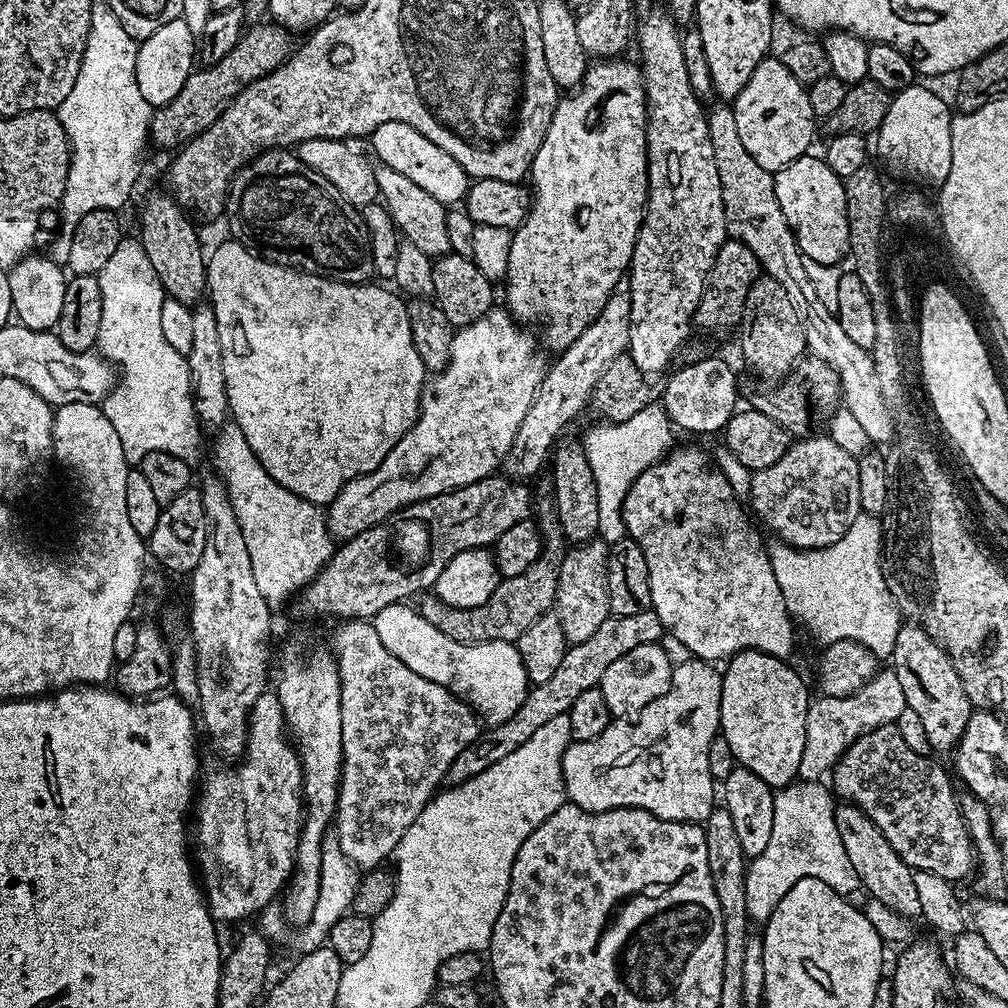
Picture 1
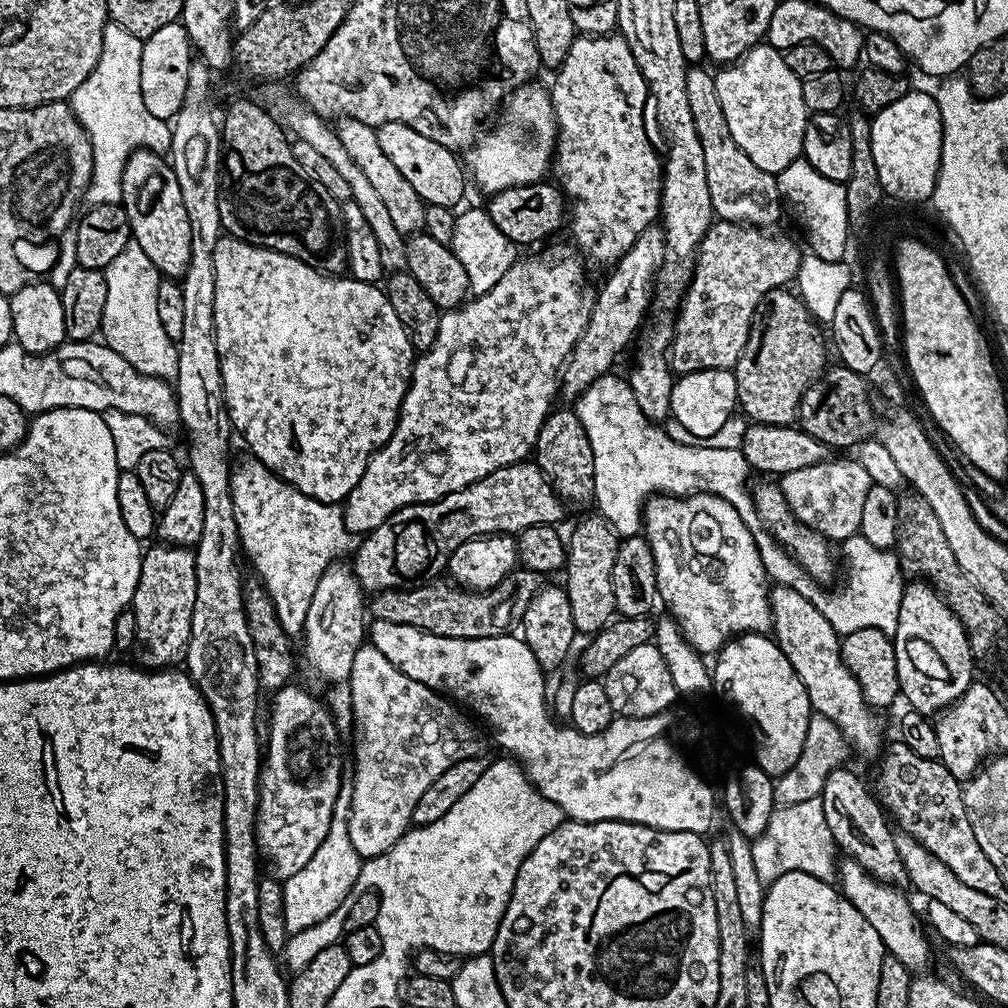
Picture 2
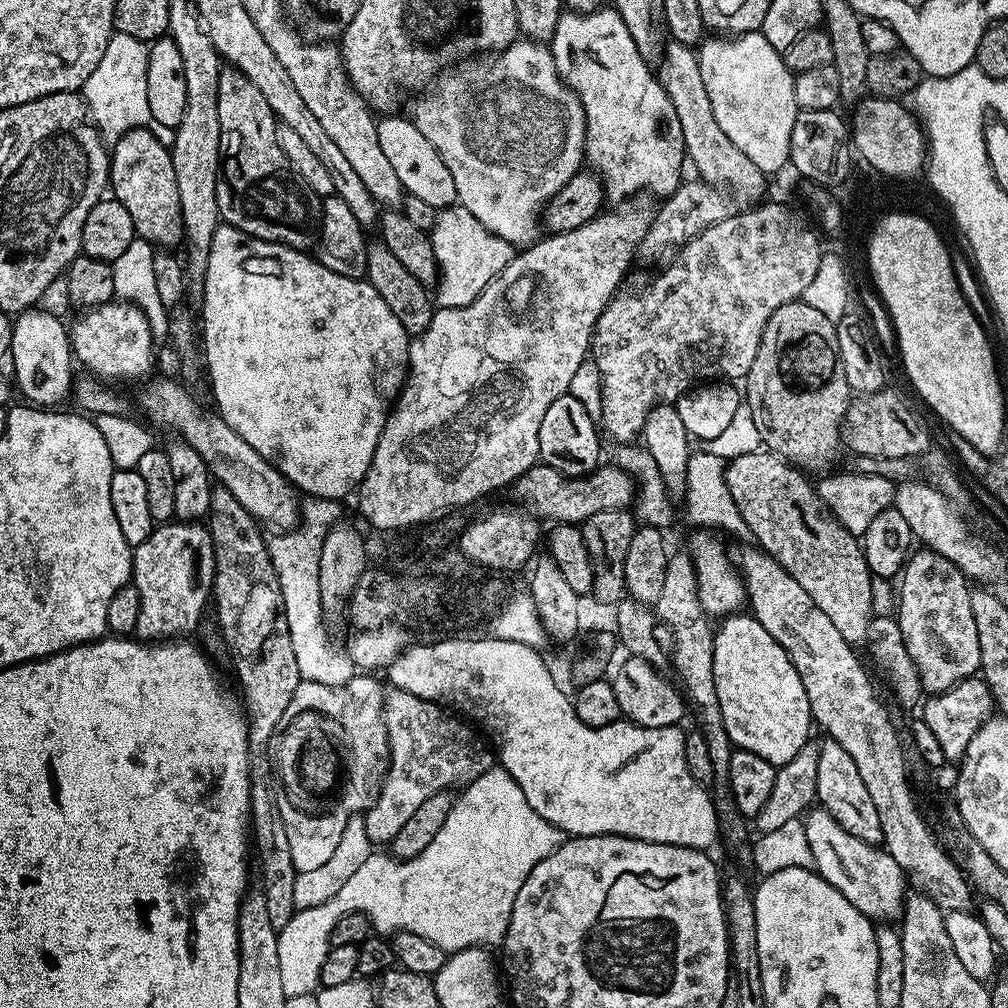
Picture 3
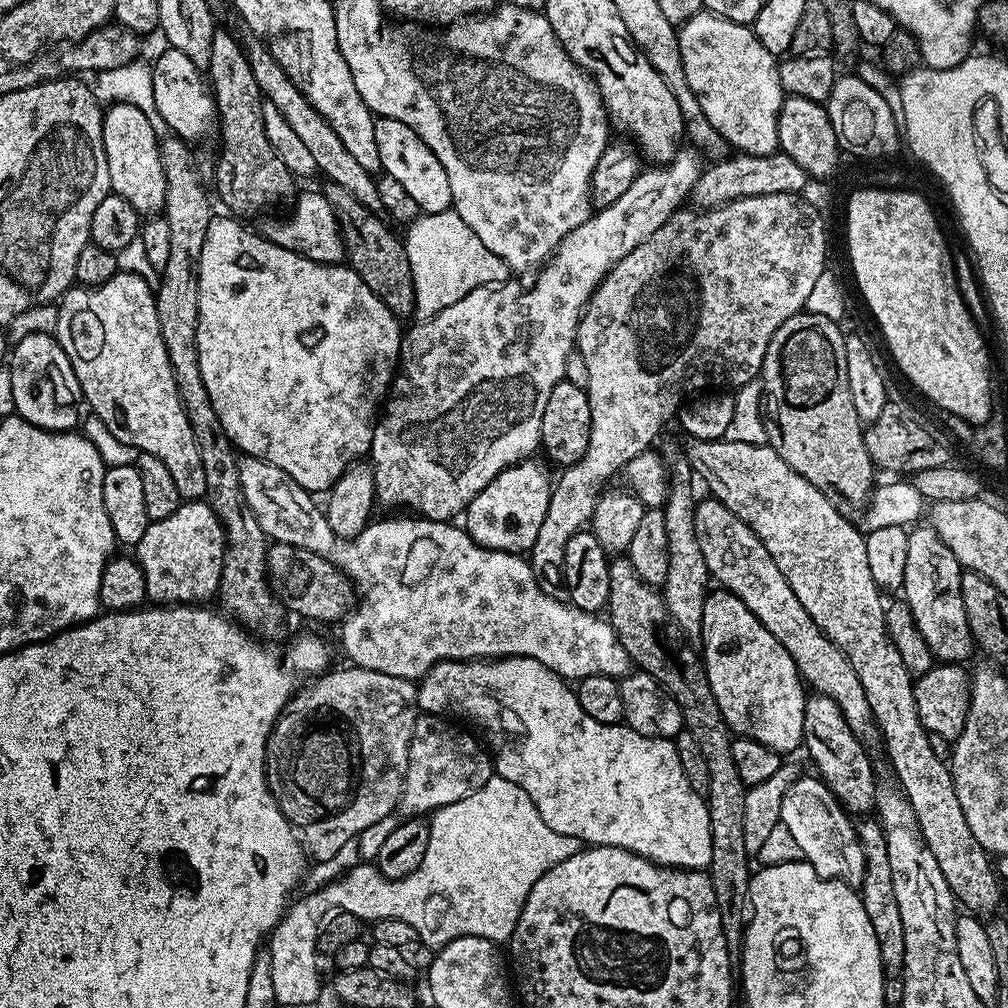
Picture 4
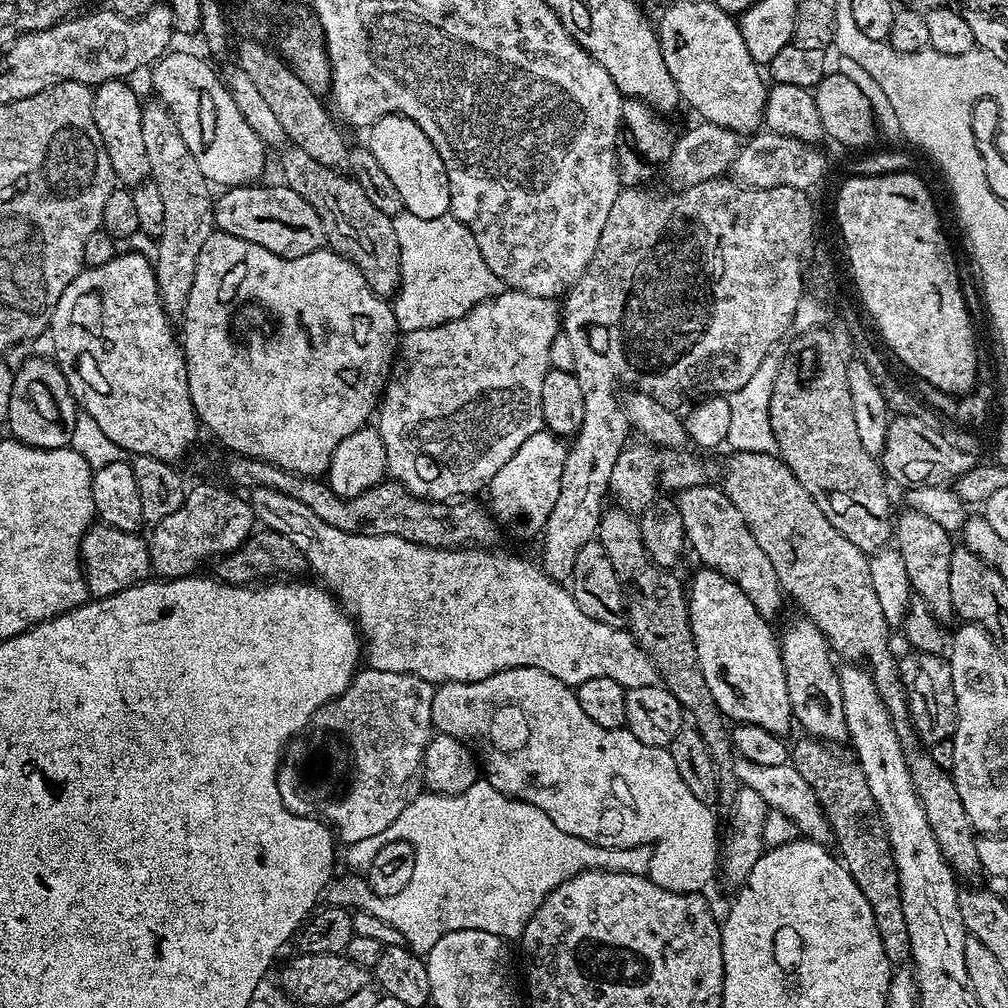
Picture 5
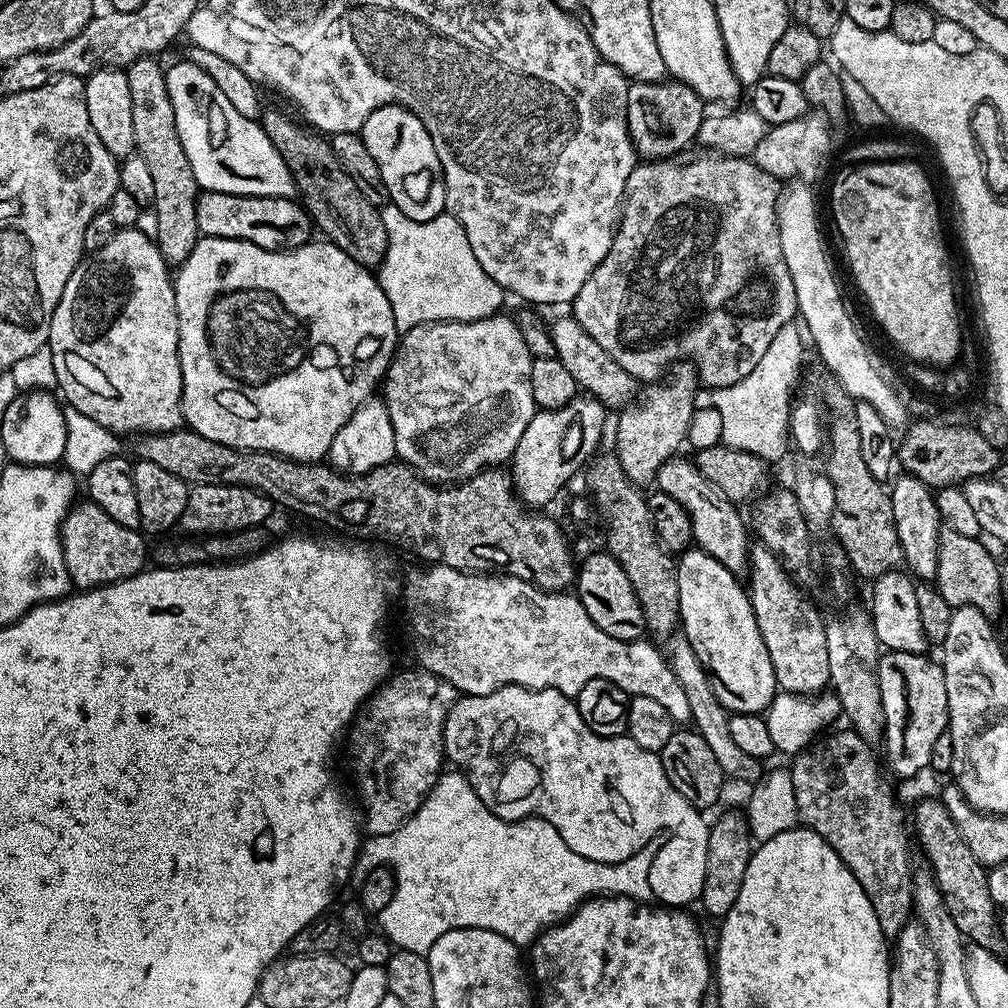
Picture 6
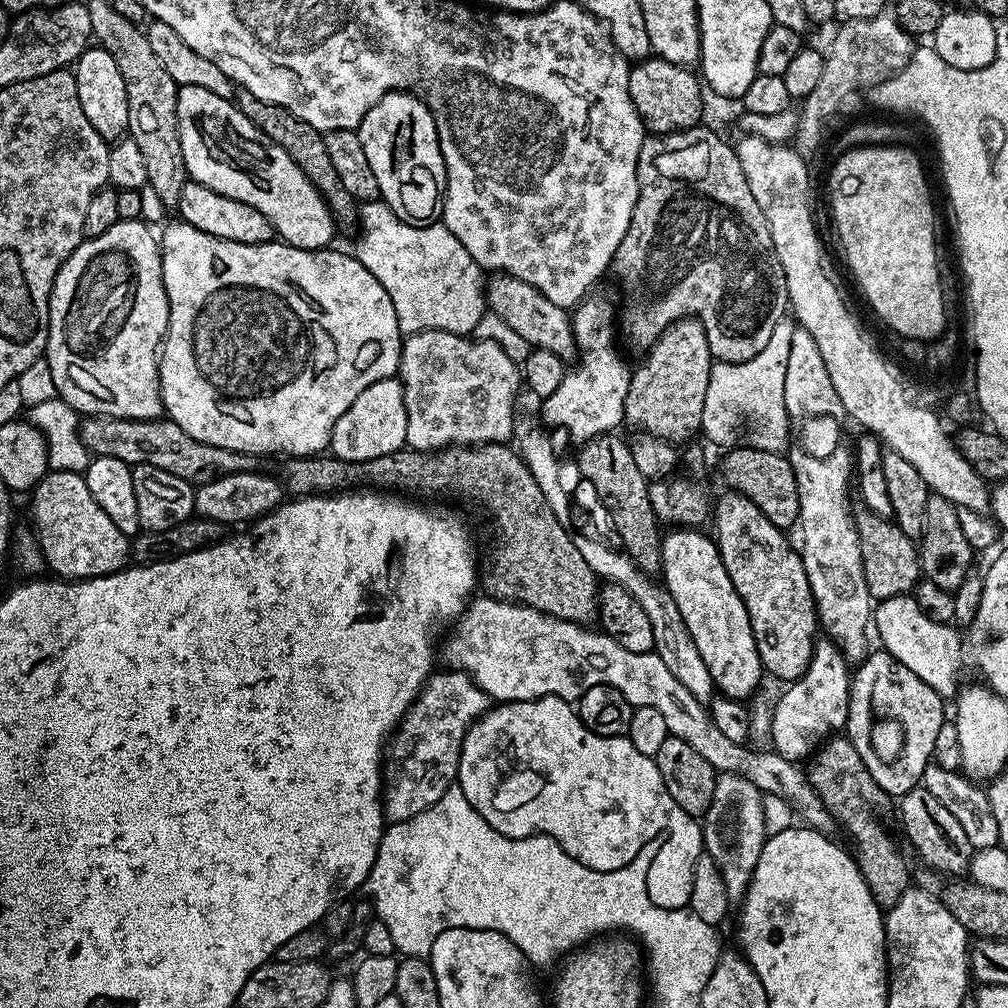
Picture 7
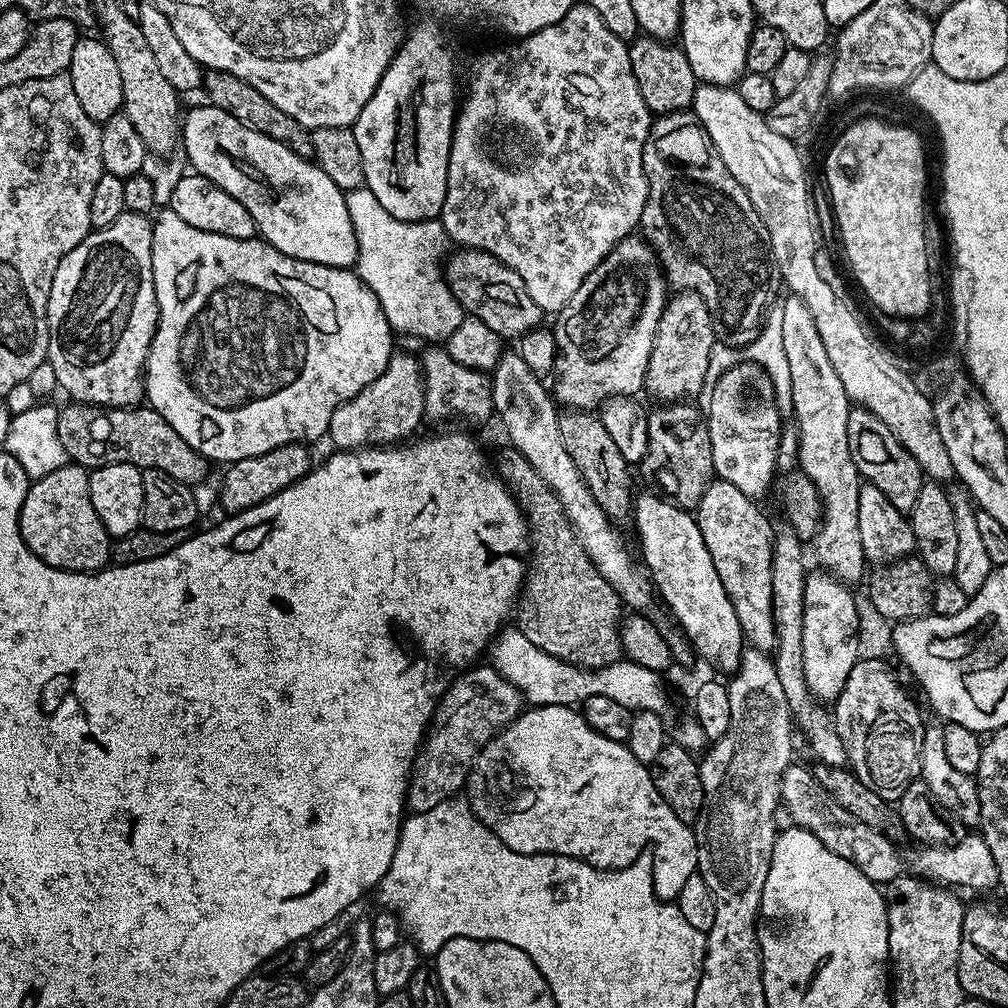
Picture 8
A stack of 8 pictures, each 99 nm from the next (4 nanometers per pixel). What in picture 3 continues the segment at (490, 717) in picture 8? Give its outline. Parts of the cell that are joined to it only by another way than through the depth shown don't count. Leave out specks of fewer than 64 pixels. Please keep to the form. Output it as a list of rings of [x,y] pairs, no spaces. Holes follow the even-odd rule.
[[[357,674],[349,684],[344,684],[341,688],[320,688],[320,692],[324,692],[320,708],[328,708],[336,720],[344,720],[344,724],[348,724],[348,736],[352,736],[352,752],[356,752],[356,760],[352,760],[352,768],[356,768],[356,772],[352,772],[352,788],[348,788],[348,796],[344,796],[344,804],[340,804],[340,812],[336,812],[336,816],[324,816],[324,820],[308,820],[308,816],[296,816],[296,812],[288,812],[286,838],[290,838],[290,858],[294,858],[297,873],[315,870],[333,857],[334,850],[341,841],[342,830],[346,829],[347,820],[356,813],[367,812],[384,785],[384,773],[392,758],[384,721],[386,688],[372,676],[375,675]]]

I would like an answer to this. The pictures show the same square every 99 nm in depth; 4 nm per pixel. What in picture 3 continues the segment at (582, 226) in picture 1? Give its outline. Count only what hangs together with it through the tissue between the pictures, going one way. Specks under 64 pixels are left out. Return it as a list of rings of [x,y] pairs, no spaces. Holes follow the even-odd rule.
[[[605,6],[597,10],[597,12],[574,12],[565,11],[560,17],[557,24],[557,30],[550,41],[552,49],[552,57],[554,58],[554,66],[558,70],[558,74],[569,88],[574,90],[574,94],[578,94],[578,98],[584,107],[586,114],[586,138],[584,139],[584,159],[589,169],[595,170],[601,182],[604,183],[604,194],[609,201],[619,202],[627,197],[635,196],[640,193],[648,193],[656,198],[667,198],[676,193],[677,188],[682,183],[682,177],[685,175],[684,164],[686,168],[686,153],[684,150],[684,139],[682,138],[682,126],[678,122],[678,118],[674,114],[674,106],[670,102],[670,98],[666,94],[666,90],[660,85],[657,73],[650,69],[649,61],[642,58],[642,54],[638,50],[638,46],[634,42],[634,38],[630,38],[630,30],[626,30],[626,22],[622,22],[622,18],[617,14],[615,7]]]

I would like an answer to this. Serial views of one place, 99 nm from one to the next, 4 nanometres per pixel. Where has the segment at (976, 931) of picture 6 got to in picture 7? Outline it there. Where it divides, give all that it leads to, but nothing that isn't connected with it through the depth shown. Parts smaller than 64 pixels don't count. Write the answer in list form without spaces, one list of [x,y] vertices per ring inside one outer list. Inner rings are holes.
[[[923,786],[912,788],[905,796],[899,797],[900,824],[912,843],[912,848],[924,859],[923,863],[929,868],[936,869],[941,874],[956,878],[969,871],[974,855],[974,849],[970,846],[970,838],[962,831],[958,818],[930,794]]]

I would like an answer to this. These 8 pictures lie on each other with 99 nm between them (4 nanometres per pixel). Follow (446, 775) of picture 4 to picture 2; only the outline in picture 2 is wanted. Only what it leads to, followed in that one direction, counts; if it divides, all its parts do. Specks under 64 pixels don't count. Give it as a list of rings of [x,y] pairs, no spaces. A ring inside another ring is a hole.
[[[371,642],[361,644],[358,654],[354,654],[354,666],[350,677],[351,684],[352,712],[356,715],[356,728],[360,731],[360,737],[356,740],[356,766],[354,765],[353,771],[354,794],[349,816],[350,841],[361,857],[371,858],[390,850],[404,837],[405,832],[412,824],[414,806],[418,804],[422,794],[429,789],[430,784],[443,771],[450,770],[450,766],[454,766],[456,762],[460,762],[462,759],[470,759],[473,756],[481,755],[482,749],[480,749],[480,736],[476,733],[475,726],[467,720],[469,717],[449,697],[436,692],[430,686],[422,686],[422,682],[414,682],[414,678],[406,678],[406,674],[402,674],[402,670],[398,670],[398,666],[394,666],[394,662],[390,662],[390,658],[386,658],[386,654],[382,654],[382,650],[378,650]]]

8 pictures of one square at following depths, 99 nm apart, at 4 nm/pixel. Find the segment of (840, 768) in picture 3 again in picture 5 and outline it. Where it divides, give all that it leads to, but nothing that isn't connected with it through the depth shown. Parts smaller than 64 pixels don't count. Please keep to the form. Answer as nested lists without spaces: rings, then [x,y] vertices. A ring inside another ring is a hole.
[[[800,614],[797,617],[778,636],[782,666],[786,670],[786,694],[790,694],[793,721],[797,725],[801,724],[809,737],[835,746],[843,745],[848,740],[848,727],[838,664],[834,662],[836,660],[822,630],[808,620],[807,616]]]

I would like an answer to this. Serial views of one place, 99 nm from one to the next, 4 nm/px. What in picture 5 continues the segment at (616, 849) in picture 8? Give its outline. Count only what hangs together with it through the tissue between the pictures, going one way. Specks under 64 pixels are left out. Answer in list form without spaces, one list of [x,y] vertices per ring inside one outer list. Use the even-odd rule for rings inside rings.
[[[507,668],[501,672],[496,672],[490,678],[482,678],[478,682],[454,682],[449,680],[446,684],[441,684],[436,688],[434,694],[434,702],[432,703],[432,727],[437,733],[453,736],[462,741],[463,744],[469,746],[475,745],[475,740],[480,743],[479,755],[482,757],[482,772],[487,780],[492,783],[499,792],[504,796],[511,796],[514,800],[525,800],[528,804],[538,806],[538,810],[545,812],[548,817],[554,822],[554,826],[558,826],[558,830],[566,830],[566,834],[574,834],[574,838],[582,838],[586,842],[591,844],[597,844],[598,846],[606,846],[607,848],[633,848],[639,844],[646,844],[654,846],[652,848],[652,861],[648,867],[647,875],[658,886],[662,886],[666,890],[671,892],[698,892],[703,893],[704,887],[711,882],[712,879],[717,879],[718,876],[718,861],[721,859],[722,852],[718,847],[718,840],[716,844],[716,820],[712,817],[713,809],[707,804],[698,802],[698,798],[694,798],[694,794],[690,794],[690,790],[686,790],[686,782],[682,782],[682,777],[678,774],[678,766],[674,766],[674,758],[668,753],[667,748],[659,748],[658,746],[646,746],[646,742],[638,742],[638,738],[634,738],[634,734],[629,732],[627,727],[623,728],[607,728],[606,726],[598,726],[598,722],[592,721],[590,718],[586,718],[586,714],[582,711],[582,706],[578,706],[578,698],[575,691],[569,685],[563,684],[558,678],[554,678],[554,674],[546,674],[546,670],[538,670],[537,668]]]

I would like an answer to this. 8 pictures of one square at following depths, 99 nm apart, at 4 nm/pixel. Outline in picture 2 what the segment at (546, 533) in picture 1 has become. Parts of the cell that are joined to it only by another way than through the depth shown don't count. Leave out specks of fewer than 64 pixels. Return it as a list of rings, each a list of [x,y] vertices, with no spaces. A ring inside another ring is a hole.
[[[513,570],[505,580],[498,582],[498,586],[482,593],[465,590],[447,579],[437,578],[427,584],[419,584],[417,588],[395,588],[375,593],[370,600],[370,612],[377,620],[414,626],[442,638],[494,638],[509,635],[515,629],[512,627],[523,621],[526,606],[530,606],[540,587],[541,573],[527,570]]]

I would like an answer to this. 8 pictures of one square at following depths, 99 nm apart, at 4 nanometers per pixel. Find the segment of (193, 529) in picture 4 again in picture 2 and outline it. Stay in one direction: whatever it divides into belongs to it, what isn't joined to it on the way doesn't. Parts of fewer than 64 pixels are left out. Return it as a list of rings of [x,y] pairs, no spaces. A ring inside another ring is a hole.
[[[156,542],[152,549],[144,552],[142,570],[138,574],[138,586],[134,590],[134,598],[130,605],[136,627],[135,663],[139,667],[145,670],[172,670],[187,661],[190,626],[194,614],[194,594],[198,594],[198,574],[196,553],[192,548],[177,548],[174,544]]]

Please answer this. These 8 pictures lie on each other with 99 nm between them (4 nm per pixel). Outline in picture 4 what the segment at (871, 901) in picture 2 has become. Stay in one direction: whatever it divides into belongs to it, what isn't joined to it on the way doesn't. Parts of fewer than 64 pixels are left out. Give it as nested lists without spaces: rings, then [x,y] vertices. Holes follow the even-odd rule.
[[[801,775],[788,785],[782,798],[780,823],[790,830],[794,842],[798,842],[801,857],[808,861],[819,876],[827,880],[840,880],[843,884],[860,886],[866,870],[866,858],[859,842],[857,825],[853,817],[836,801],[836,795],[815,775]]]

